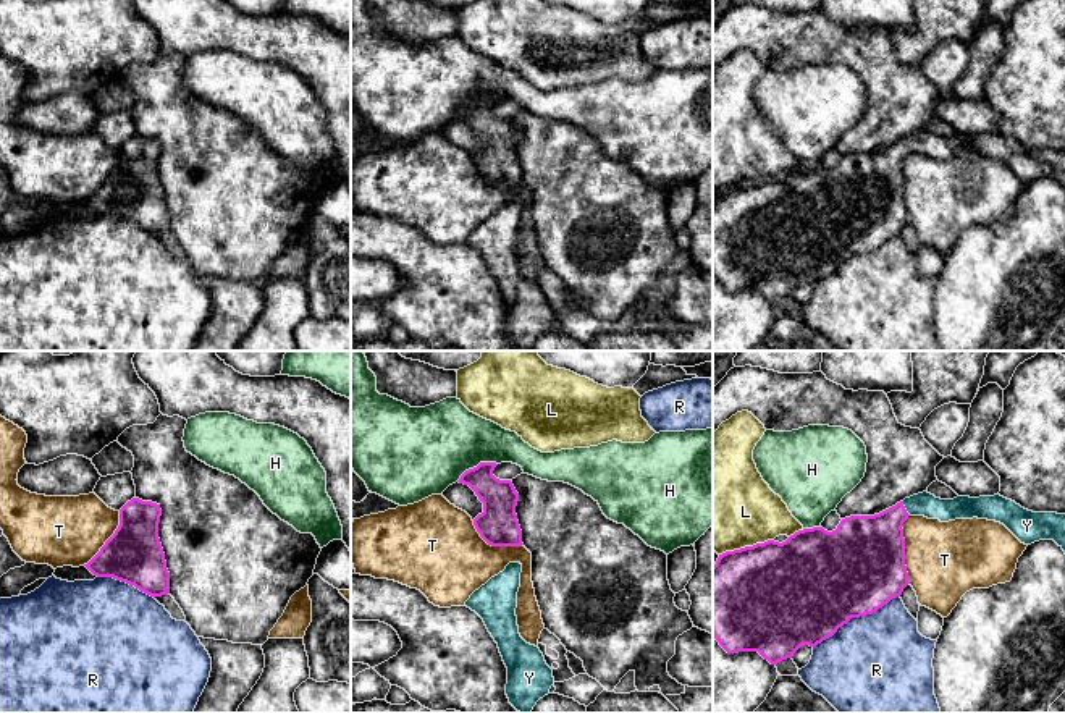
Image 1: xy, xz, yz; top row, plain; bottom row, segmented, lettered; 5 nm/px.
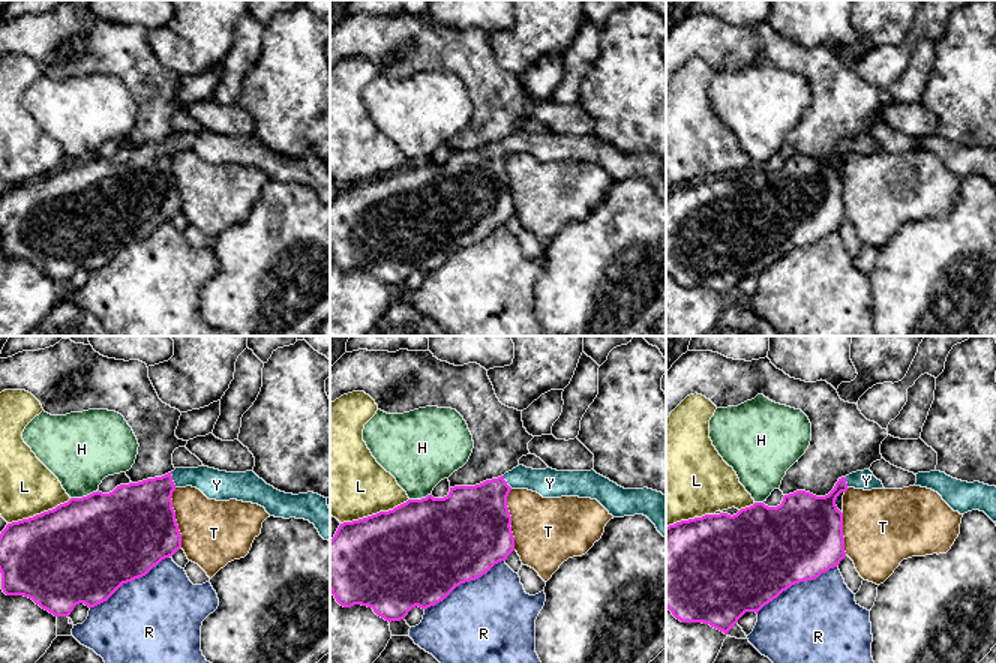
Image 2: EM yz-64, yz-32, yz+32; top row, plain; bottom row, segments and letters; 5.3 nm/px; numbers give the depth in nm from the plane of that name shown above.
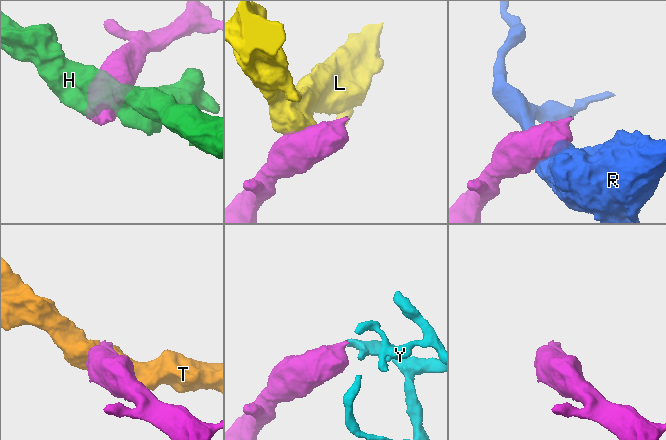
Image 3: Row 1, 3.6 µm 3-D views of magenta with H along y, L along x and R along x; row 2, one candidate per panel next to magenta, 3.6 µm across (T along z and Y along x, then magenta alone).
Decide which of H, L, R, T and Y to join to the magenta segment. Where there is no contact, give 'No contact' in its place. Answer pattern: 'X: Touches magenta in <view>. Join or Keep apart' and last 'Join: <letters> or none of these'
H: Touches magenta in xz. Keep apart
L: Touches magenta in yz. Keep apart
R: Touches magenta in yz. Keep apart
T: Touches magenta in yz. Keep apart
Y: Touches magenta in yz. Join
Join: Y

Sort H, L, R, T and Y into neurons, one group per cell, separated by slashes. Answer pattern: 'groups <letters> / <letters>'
groups H / L / R / T / Y

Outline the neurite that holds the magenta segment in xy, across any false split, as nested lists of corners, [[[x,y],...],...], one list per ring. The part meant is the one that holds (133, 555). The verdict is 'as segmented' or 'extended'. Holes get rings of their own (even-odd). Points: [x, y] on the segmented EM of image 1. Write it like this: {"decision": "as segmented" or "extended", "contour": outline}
{"decision": "as segmented", "contour": [[[133,498],[120,509],[120,525],[84,564],[97,577],[113,577],[150,597],[170,593],[170,572],[158,538],[160,504]]]}

